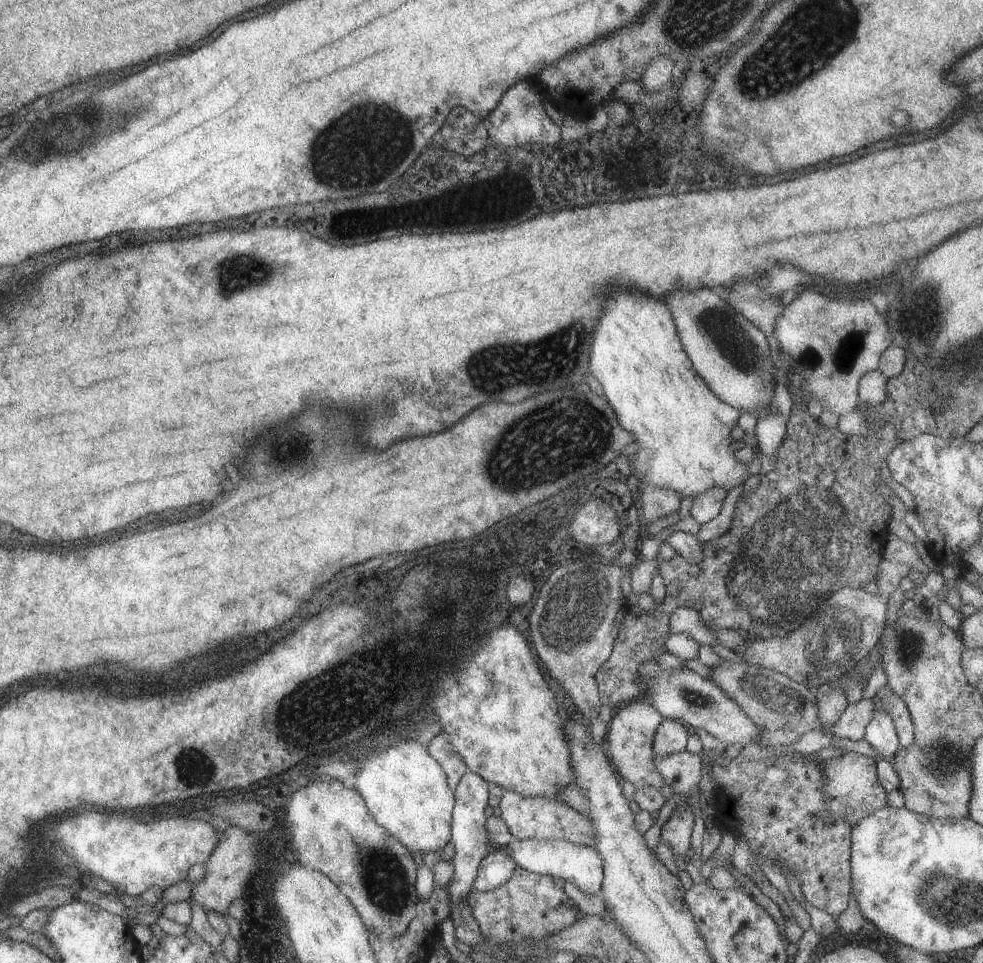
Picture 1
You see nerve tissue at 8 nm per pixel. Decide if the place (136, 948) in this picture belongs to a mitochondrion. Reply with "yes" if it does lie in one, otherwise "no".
no

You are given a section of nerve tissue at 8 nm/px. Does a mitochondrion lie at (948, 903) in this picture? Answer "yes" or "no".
yes

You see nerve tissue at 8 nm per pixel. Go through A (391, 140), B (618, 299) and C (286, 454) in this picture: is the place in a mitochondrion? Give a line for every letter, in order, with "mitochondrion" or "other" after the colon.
A: mitochondrion
B: other
C: mitochondrion

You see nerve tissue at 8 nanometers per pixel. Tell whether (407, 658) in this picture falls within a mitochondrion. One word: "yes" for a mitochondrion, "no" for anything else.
yes

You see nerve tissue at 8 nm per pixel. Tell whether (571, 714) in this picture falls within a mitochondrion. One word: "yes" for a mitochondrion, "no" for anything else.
no

